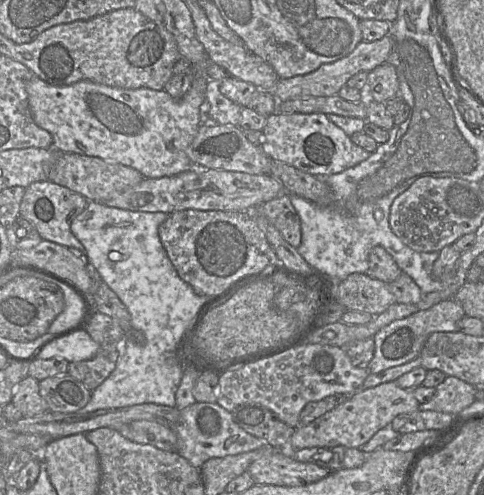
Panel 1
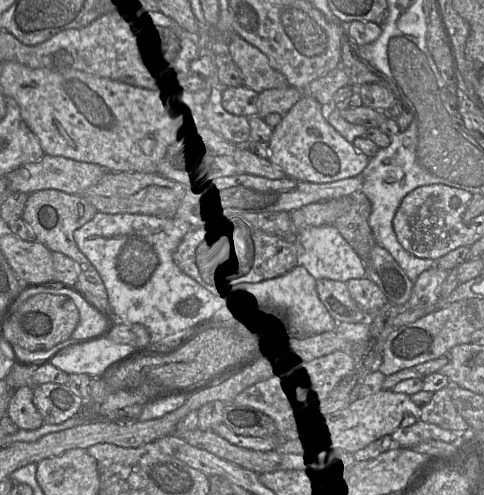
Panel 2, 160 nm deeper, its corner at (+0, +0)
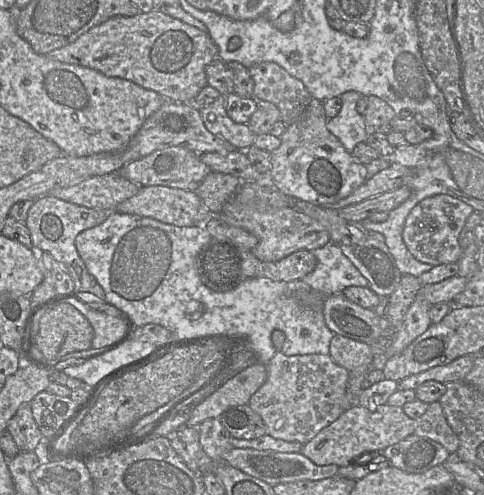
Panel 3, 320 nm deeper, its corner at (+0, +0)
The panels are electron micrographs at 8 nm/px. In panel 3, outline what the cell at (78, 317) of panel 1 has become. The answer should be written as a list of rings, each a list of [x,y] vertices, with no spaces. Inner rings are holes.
[[[65,299],[61,303],[67,303],[76,308],[91,323],[94,329],[94,337],[91,348],[103,348],[116,345],[129,331],[129,322],[116,313],[116,316],[88,308],[73,299]]]

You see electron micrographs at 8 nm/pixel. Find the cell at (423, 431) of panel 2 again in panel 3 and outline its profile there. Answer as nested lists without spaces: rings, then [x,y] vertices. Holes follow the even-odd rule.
[[[416,434],[387,447],[384,453],[391,466],[408,473],[421,473],[442,465],[449,457],[441,444]]]

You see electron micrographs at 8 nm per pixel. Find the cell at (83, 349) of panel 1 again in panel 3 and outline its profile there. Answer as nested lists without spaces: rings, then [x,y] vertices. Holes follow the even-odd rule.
[[[132,338],[109,351],[85,359],[81,364],[69,364],[66,367],[56,364],[56,367],[68,376],[80,379],[86,385],[92,386],[115,371],[160,349],[163,345],[141,342]]]

